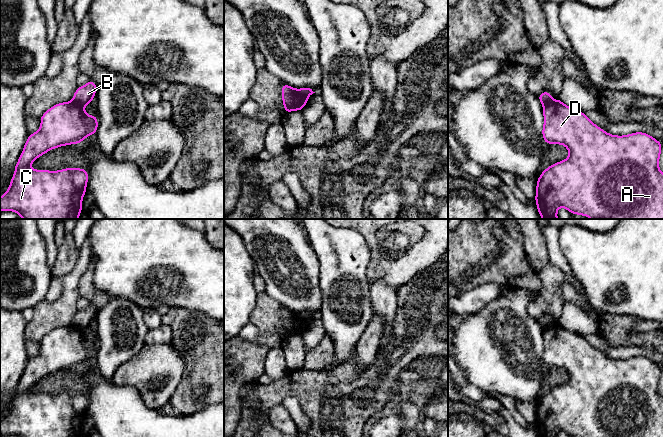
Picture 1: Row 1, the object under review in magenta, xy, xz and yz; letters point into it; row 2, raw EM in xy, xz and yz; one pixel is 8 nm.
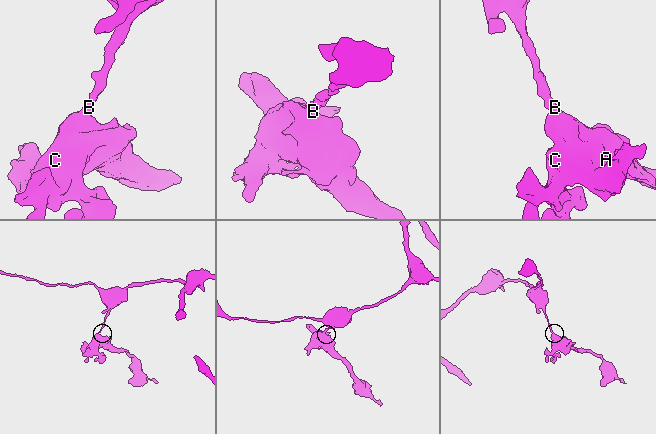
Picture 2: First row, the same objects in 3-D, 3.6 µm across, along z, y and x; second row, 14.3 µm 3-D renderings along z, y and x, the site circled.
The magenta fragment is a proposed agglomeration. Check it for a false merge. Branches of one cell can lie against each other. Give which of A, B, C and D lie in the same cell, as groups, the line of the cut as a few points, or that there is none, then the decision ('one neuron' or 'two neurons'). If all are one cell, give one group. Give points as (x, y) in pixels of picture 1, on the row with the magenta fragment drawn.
A C D / B | xz (295, 90), (307, 98) | two neurons

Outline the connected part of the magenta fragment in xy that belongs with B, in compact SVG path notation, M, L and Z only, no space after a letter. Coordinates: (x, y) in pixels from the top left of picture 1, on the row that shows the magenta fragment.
M90 79L87 84L84 86L79 86L76 89L72 102L80 106L88 105L92 100L95 99L97 88L98 86Z

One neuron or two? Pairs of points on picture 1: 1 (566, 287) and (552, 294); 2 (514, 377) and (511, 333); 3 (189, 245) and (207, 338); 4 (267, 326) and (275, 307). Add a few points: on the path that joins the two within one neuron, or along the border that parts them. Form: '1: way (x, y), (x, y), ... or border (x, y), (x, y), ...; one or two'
1: border (565, 280), (559, 286), (562, 303); two
2: way (513, 366), (511, 364), (511, 344); one
3: border (179, 307), (199, 310), (213, 318); two
4: way (267, 321), (267, 315), (270, 312); one

